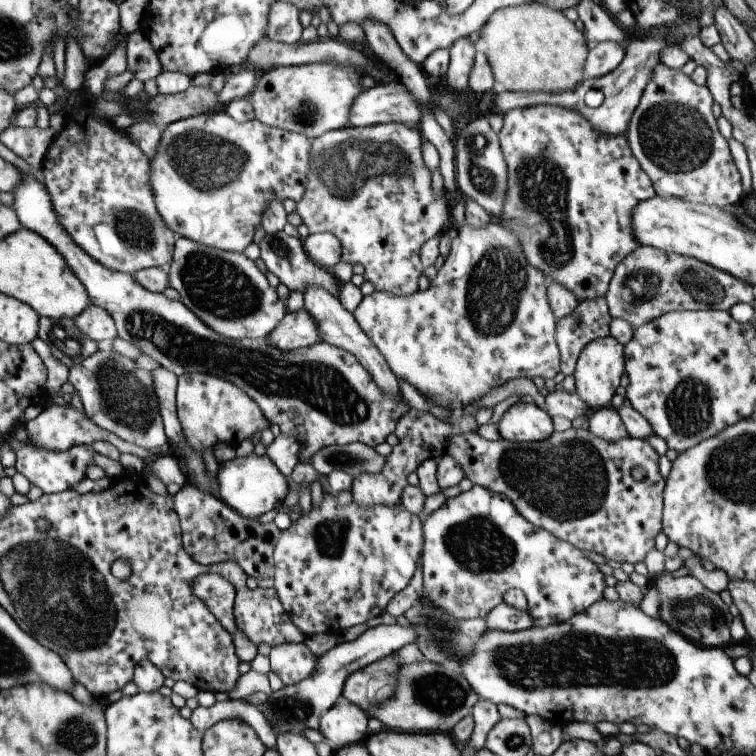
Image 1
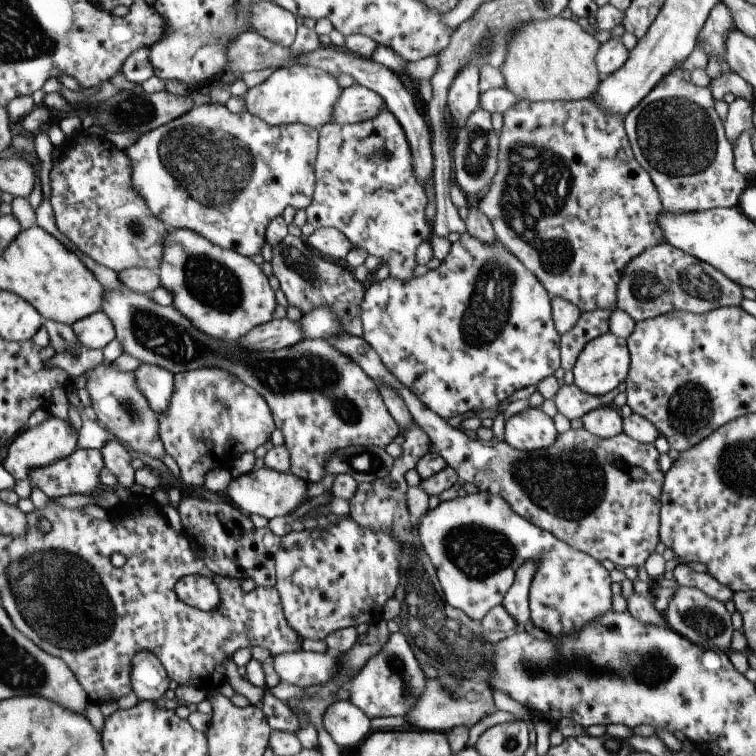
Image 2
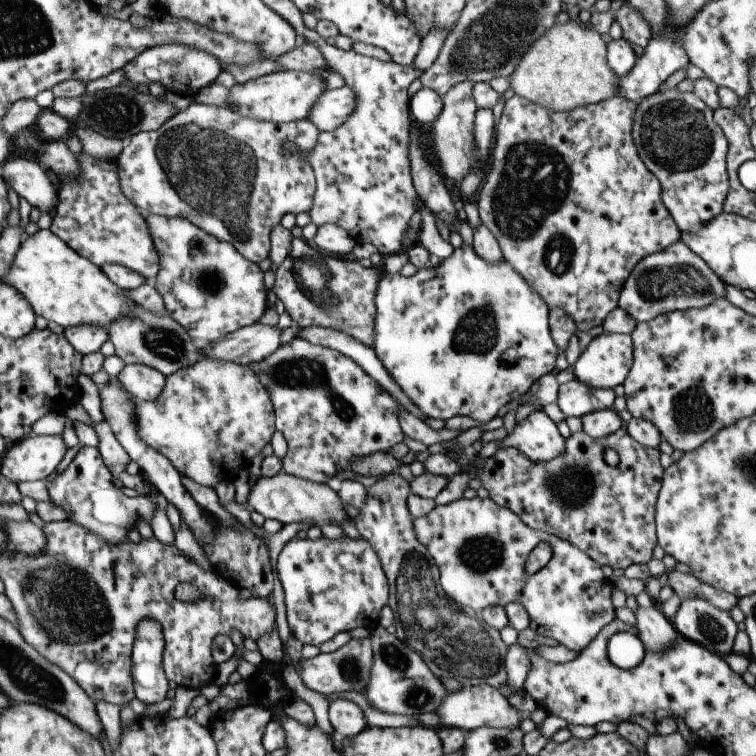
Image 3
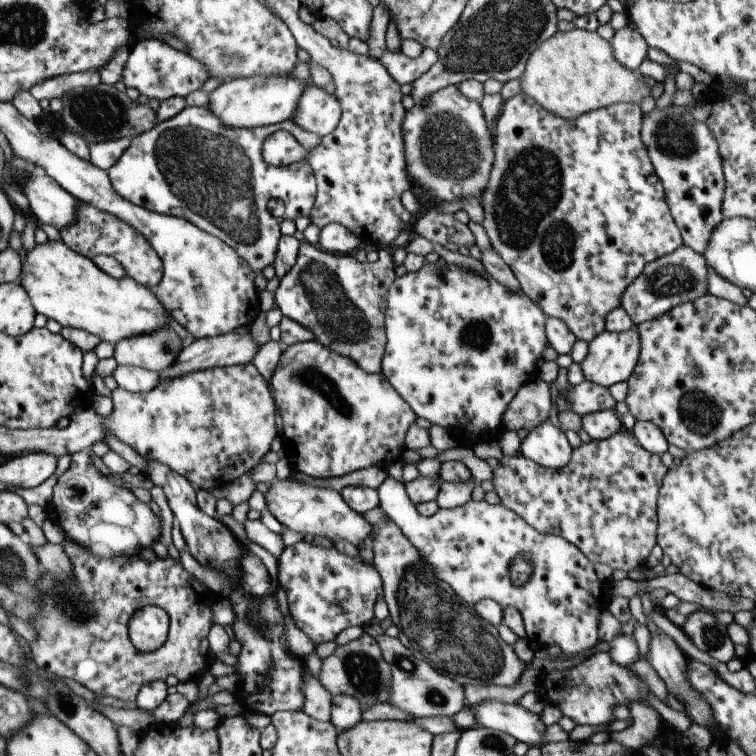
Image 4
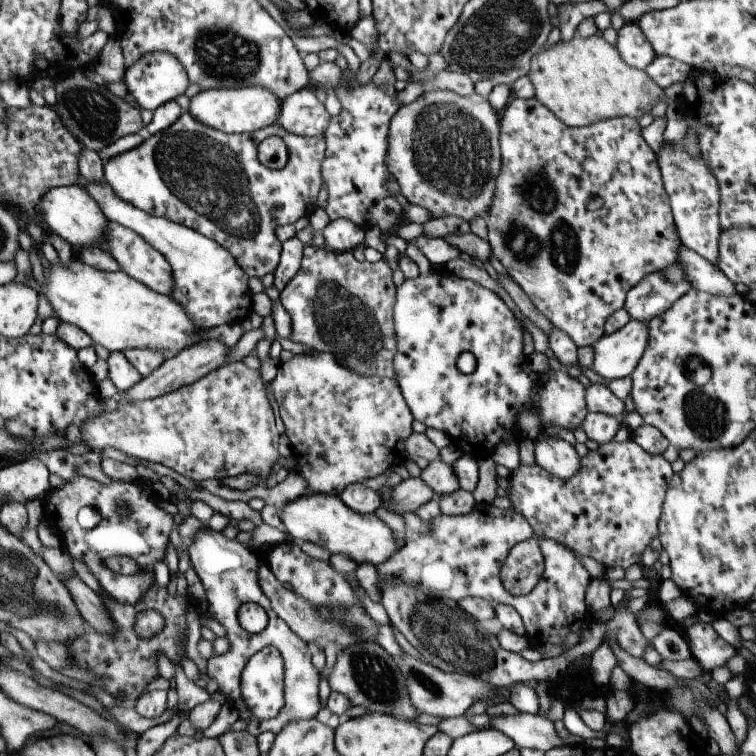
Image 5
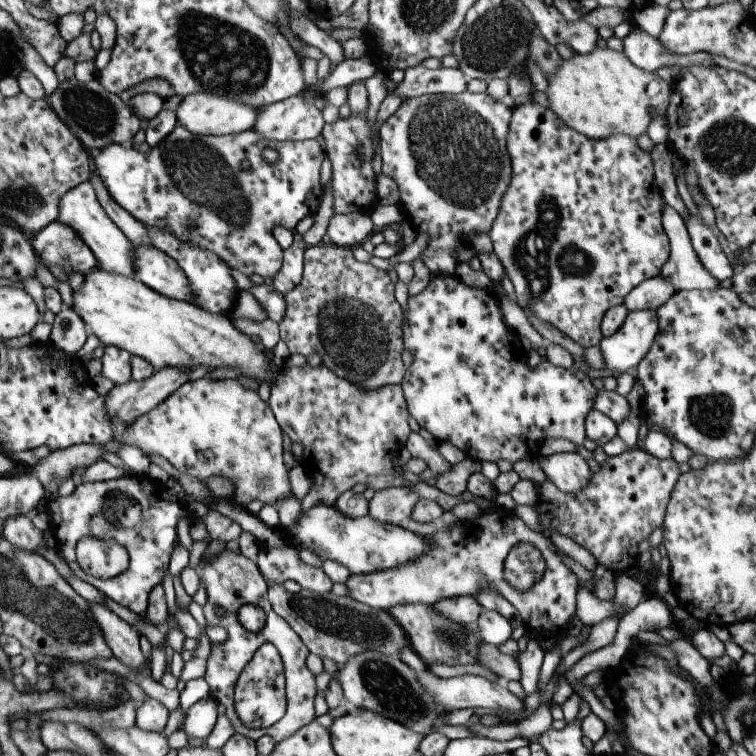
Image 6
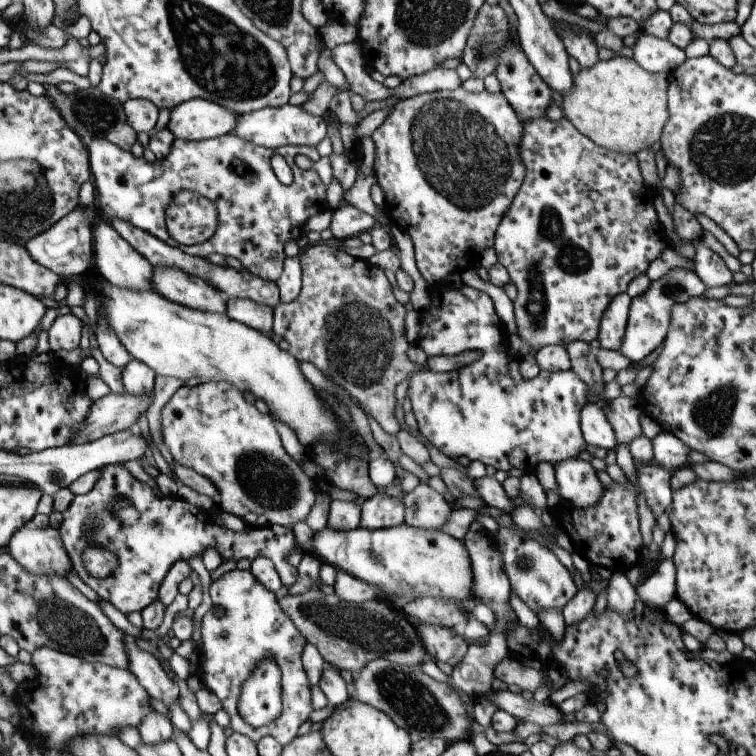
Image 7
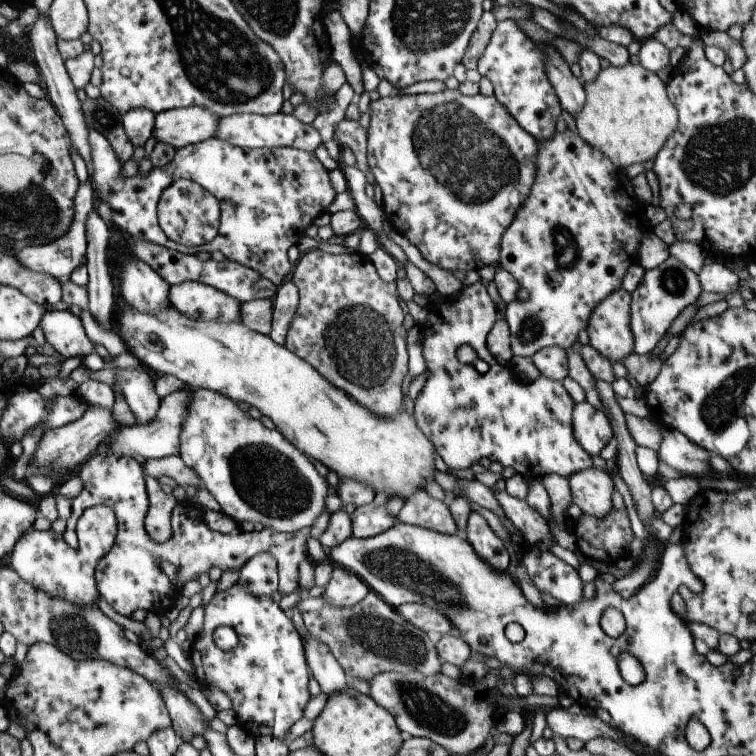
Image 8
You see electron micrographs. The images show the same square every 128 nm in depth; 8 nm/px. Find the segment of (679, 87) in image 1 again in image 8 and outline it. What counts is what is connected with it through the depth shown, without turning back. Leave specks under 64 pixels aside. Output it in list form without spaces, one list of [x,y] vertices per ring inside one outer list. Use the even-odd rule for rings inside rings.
[[[717,258],[711,264],[702,265],[697,276],[700,289],[705,292],[727,294],[742,287],[737,275],[728,270]]]

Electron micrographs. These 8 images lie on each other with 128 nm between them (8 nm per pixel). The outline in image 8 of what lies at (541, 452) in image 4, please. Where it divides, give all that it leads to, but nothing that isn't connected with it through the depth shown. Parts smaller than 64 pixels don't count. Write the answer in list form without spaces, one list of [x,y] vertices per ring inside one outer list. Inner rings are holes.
[[[591,467],[575,472],[566,479],[569,482],[571,503],[575,504],[582,514],[599,520],[611,512],[611,494],[615,487],[609,473]]]

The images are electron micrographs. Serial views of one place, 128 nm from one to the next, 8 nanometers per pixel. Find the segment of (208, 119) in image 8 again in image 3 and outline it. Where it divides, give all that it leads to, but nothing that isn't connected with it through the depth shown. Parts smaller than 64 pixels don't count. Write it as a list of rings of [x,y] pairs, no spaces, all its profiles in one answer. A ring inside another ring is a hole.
[[[286,69],[281,72],[272,72],[256,79],[247,80],[243,84],[233,84],[227,92],[225,108],[237,112],[256,121],[274,123],[288,123],[294,120],[307,119],[311,106],[315,104],[317,96],[323,95],[326,85],[324,75],[319,72],[303,72]]]

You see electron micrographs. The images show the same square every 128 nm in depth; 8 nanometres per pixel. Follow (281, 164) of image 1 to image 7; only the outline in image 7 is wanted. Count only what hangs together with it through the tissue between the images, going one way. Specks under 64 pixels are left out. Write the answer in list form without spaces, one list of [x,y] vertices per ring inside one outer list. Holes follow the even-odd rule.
[[[233,133],[221,135],[212,139],[189,141],[173,139],[167,156],[155,159],[155,162],[145,162],[143,157],[135,158],[130,152],[121,150],[117,145],[103,138],[93,138],[86,146],[89,174],[96,194],[96,209],[98,213],[109,220],[118,218],[129,222],[131,226],[151,234],[153,238],[161,240],[169,246],[181,249],[189,256],[199,256],[207,259],[209,254],[217,252],[227,258],[235,258],[244,270],[251,272],[263,280],[275,282],[283,270],[285,255],[283,244],[289,240],[296,240],[305,233],[304,224],[307,218],[311,218],[318,212],[329,210],[326,200],[326,186],[324,186],[313,169],[302,170],[294,163],[294,157],[303,154],[311,162],[319,160],[317,150],[307,145],[287,145],[271,150],[262,146],[255,146],[252,142],[245,142]],[[273,154],[279,154],[289,166],[292,174],[292,182],[289,185],[279,183],[269,166],[269,159]],[[179,190],[191,190],[202,192],[205,198],[209,198],[217,208],[217,226],[209,240],[196,245],[180,245],[171,240],[165,230],[163,212],[167,202],[179,192]]]

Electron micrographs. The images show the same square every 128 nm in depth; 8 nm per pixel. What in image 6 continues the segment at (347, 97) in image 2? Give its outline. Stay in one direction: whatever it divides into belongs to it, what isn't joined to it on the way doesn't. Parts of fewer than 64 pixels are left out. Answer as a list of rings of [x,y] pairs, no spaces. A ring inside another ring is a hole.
[[[301,95],[258,108],[251,130],[275,142],[320,139],[325,123],[321,111]]]

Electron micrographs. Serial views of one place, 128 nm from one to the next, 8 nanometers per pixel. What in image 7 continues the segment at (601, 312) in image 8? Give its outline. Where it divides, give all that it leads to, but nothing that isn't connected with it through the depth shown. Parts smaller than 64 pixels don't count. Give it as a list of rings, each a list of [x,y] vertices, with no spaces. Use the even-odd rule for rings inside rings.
[[[627,293],[615,295],[601,314],[597,328],[599,349],[618,351],[623,340],[623,333],[631,299]]]

